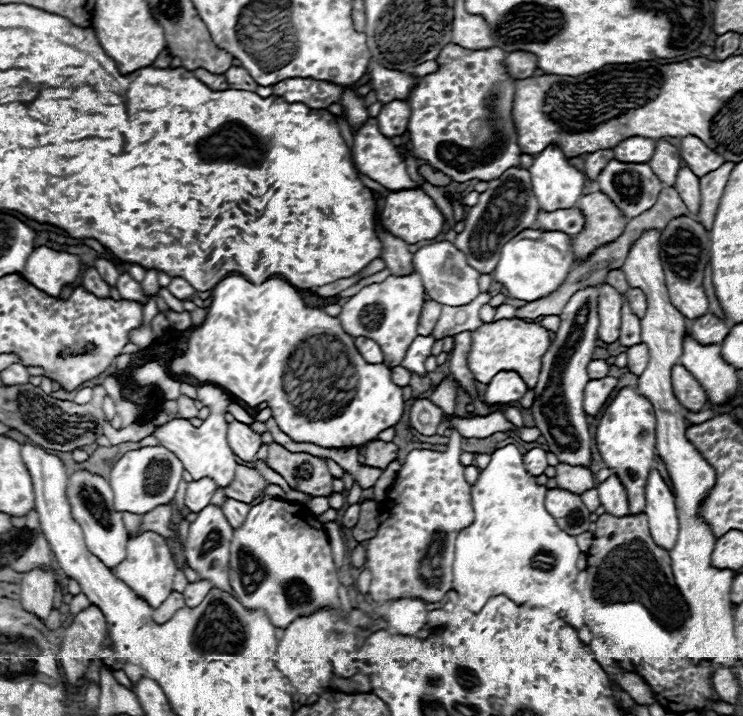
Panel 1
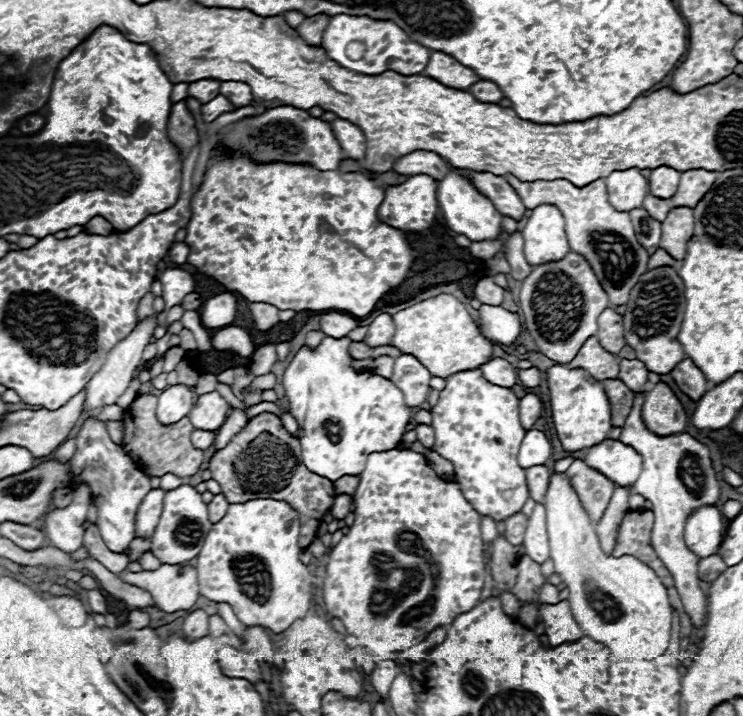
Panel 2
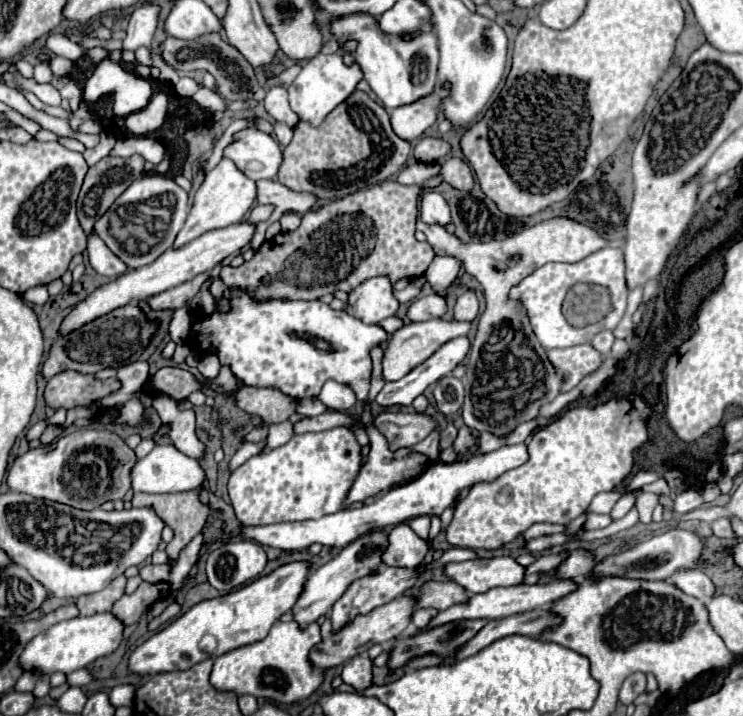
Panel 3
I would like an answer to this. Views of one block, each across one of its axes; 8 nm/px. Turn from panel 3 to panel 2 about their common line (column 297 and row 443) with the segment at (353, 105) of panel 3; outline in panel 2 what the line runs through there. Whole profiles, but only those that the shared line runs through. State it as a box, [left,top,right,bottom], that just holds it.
[124,394,204,478]

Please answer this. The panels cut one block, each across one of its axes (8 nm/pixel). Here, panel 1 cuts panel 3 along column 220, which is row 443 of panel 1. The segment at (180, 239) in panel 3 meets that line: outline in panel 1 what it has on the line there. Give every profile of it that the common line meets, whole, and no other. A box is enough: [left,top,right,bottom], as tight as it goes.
[152,384,238,486]

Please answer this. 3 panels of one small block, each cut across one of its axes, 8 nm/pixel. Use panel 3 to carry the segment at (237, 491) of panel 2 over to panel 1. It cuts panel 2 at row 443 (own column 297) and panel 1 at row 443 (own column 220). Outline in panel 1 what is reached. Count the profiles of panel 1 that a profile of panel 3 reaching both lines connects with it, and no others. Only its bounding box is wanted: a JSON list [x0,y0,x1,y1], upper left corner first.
[266,442,332,496]

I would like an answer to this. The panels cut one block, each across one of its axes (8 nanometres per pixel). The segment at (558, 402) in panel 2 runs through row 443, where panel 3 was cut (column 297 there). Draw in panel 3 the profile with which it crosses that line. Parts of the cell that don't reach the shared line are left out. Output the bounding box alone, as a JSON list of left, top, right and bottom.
[128,562,310,674]

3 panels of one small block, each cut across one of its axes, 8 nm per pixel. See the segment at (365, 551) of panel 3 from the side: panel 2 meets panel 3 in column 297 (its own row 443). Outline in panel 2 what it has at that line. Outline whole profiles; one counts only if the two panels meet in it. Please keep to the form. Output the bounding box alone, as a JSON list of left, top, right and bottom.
[584,440,642,488]

